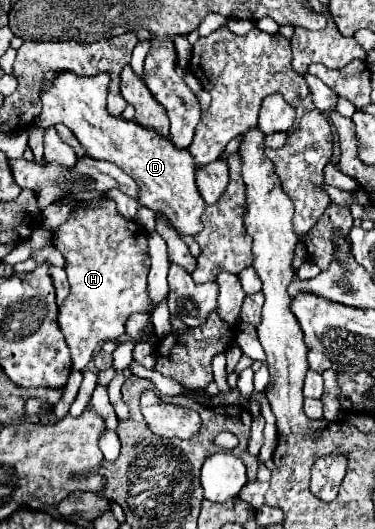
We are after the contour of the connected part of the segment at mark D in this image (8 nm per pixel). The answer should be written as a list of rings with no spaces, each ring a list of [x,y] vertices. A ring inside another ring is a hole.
[[[61,71],[53,79],[47,79],[41,89],[43,109],[35,119],[37,127],[51,127],[59,121],[65,123],[85,147],[87,155],[93,159],[111,161],[131,175],[139,187],[139,203],[157,213],[167,215],[175,225],[179,235],[195,235],[201,231],[201,213],[205,203],[195,185],[195,159],[187,149],[179,149],[171,139],[159,135],[151,127],[141,127],[137,121],[125,121],[107,111],[107,89],[111,83],[109,73],[99,73],[95,77],[81,77],[73,71]]]

